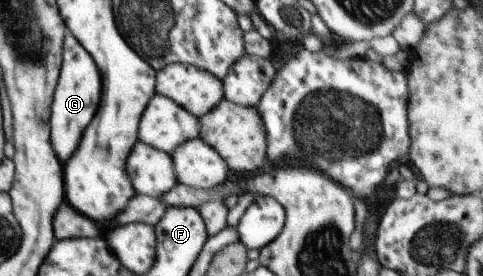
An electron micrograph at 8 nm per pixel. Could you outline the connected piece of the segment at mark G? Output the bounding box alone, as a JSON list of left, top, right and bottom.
[51,33,102,165]

